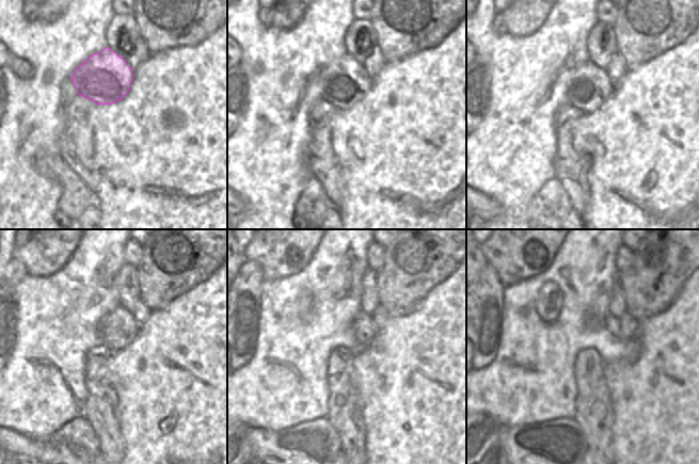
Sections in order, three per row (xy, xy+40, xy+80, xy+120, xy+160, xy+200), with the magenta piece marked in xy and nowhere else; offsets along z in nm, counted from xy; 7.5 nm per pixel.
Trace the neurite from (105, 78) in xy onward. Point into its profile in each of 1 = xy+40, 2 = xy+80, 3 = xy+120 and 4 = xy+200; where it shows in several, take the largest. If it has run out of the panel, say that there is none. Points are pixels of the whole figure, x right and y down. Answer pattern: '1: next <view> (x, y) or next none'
1: next xy+40 (345, 82)
2: next xy+80 (589, 86)
3: next xy+120 (115, 331)
4: next xy+200 (612, 323)

